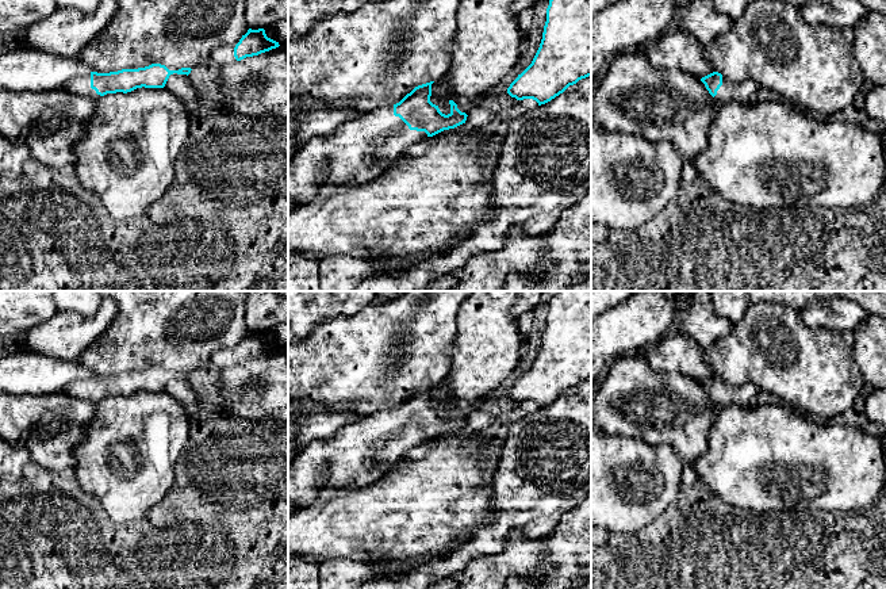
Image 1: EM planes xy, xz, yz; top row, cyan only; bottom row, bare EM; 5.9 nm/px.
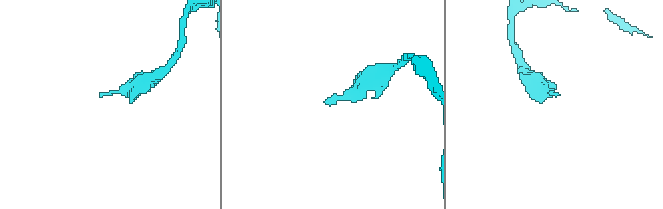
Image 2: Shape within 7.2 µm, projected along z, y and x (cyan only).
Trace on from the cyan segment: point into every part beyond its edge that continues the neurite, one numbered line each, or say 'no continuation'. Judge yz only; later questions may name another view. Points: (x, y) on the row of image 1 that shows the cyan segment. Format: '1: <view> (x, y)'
1: yz (729, 91)

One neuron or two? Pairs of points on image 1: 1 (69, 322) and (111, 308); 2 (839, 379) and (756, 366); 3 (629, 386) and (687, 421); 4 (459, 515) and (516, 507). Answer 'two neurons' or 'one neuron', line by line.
1: one neuron
2: one neuron
3: one neuron
4: two neurons

